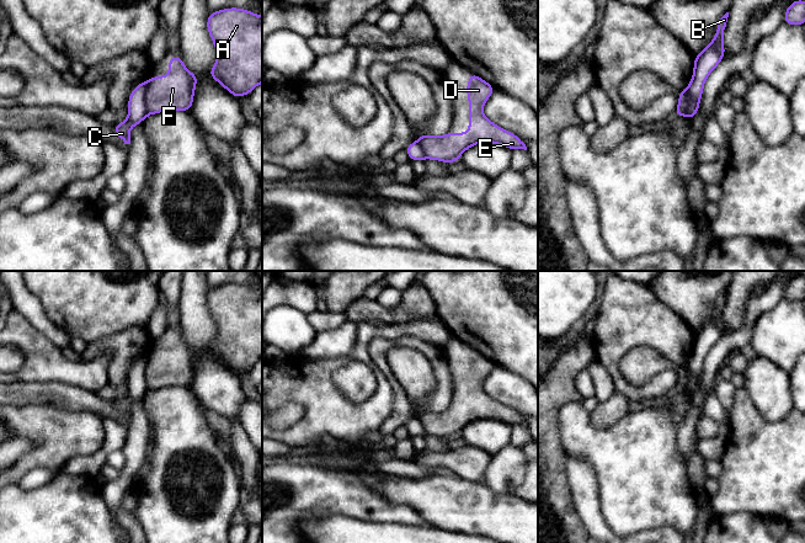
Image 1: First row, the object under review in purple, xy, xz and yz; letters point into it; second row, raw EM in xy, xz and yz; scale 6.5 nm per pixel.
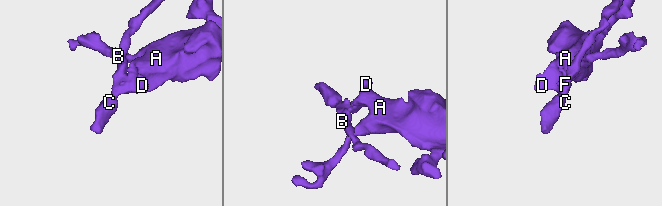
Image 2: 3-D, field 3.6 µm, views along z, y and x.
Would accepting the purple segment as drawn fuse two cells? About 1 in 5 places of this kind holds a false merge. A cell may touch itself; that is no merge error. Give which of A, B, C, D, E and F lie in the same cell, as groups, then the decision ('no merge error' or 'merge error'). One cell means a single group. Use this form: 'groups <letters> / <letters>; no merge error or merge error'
groups A D E F / B C; merge error

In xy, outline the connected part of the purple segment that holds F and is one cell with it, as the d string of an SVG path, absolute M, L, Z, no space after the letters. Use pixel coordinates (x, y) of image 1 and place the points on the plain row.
M182 331L169 334L169 351L151 352L145 368L148 390L191 387L198 353L185 344Z

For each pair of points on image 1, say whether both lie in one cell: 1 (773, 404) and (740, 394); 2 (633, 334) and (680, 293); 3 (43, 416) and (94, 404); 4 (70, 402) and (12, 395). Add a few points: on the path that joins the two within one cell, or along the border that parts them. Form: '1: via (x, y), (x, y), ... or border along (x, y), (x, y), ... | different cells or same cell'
1: border along (742, 387), (755, 408), (767, 420) | different cells
2: border along (648, 286), (661, 302), (668, 305), (687, 324) | different cells
3: border along (41, 404), (69, 410), (89, 410), (97, 415) | different cells
4: via (56, 394), (27, 394) | same cell

